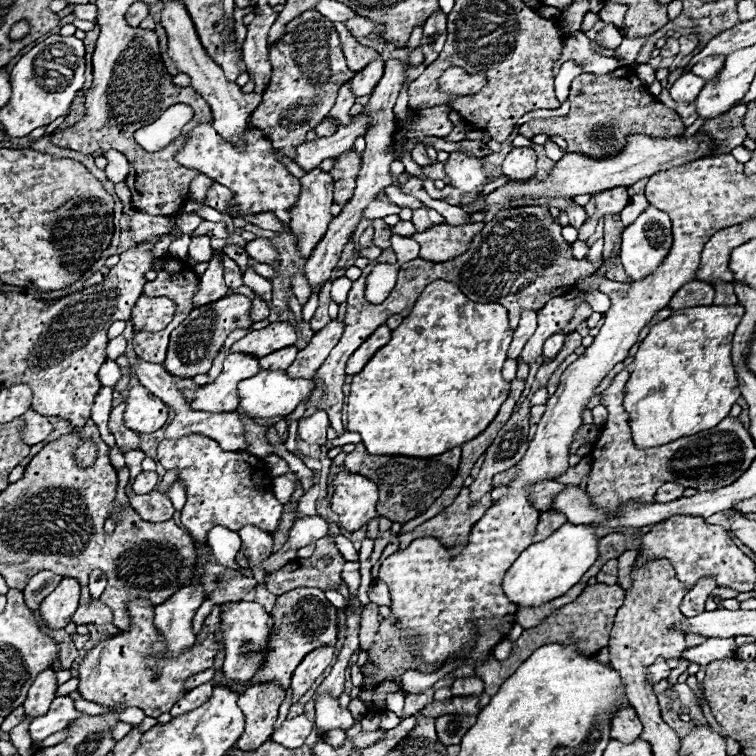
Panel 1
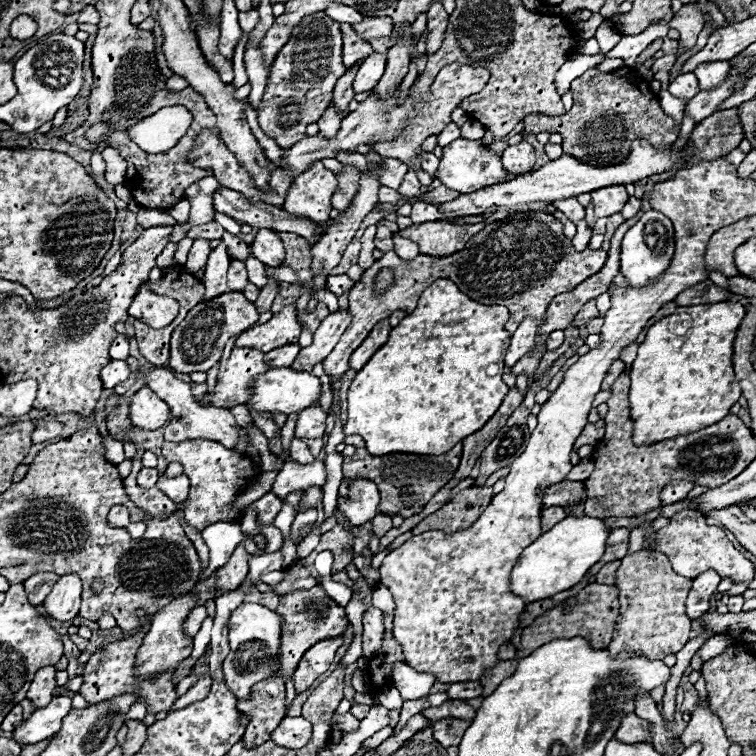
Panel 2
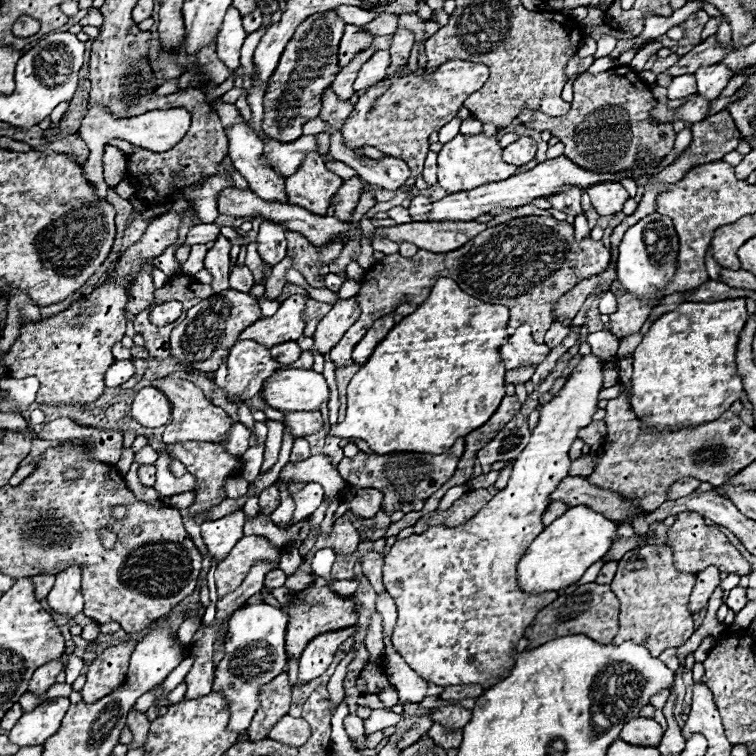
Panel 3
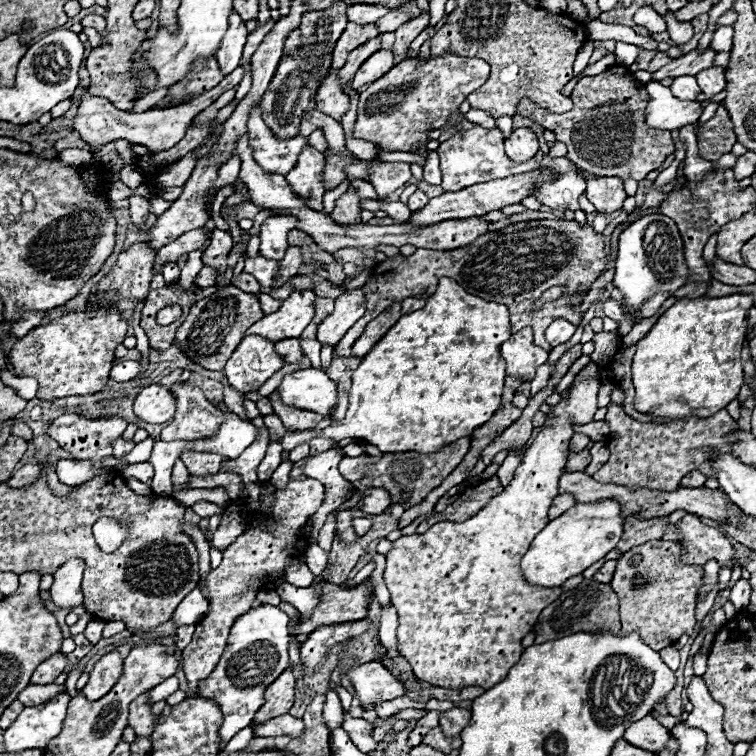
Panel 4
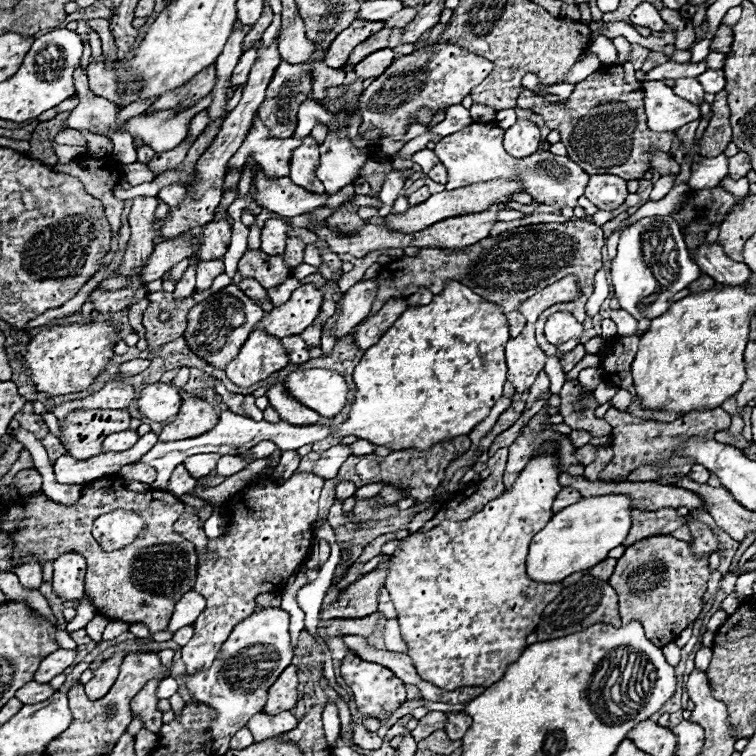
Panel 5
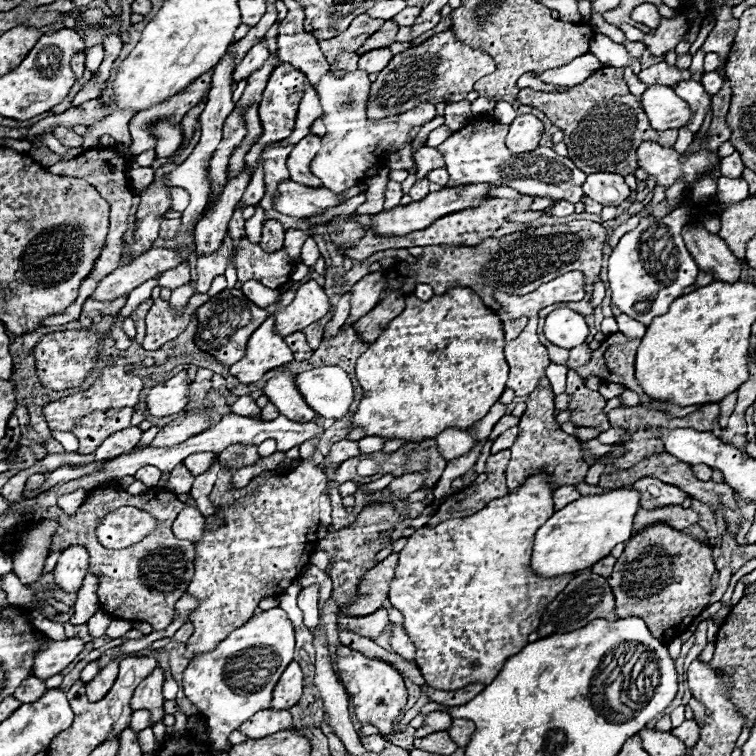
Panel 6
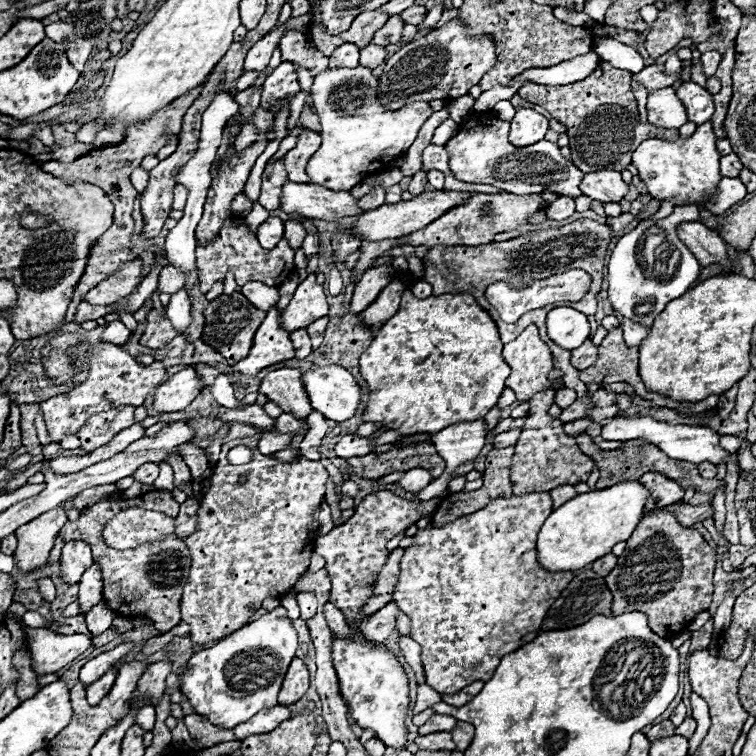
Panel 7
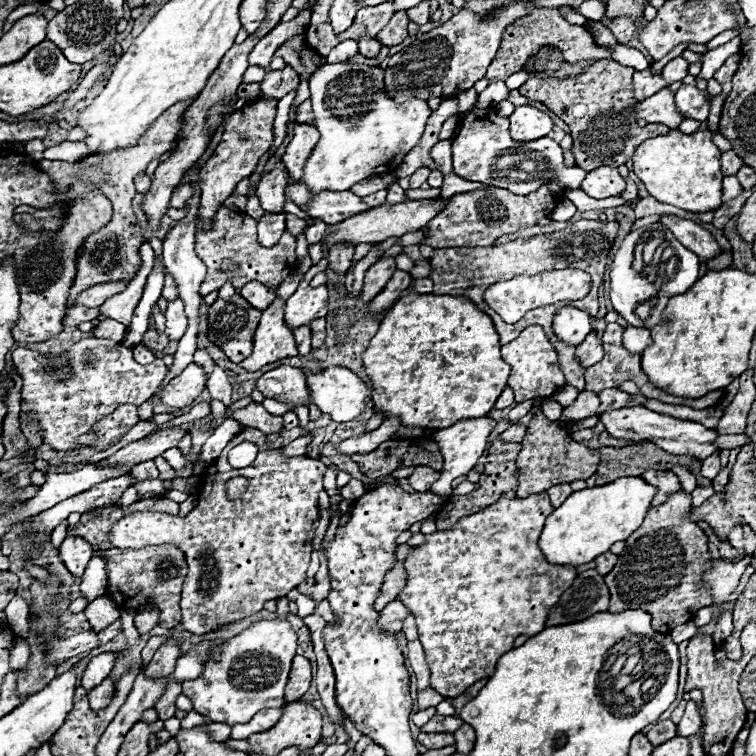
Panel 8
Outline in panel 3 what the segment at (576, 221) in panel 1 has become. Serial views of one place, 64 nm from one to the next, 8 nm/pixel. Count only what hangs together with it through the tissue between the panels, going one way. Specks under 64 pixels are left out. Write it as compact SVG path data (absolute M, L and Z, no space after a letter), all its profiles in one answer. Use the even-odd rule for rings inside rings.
M570 188L570 190L562 192L562 194L556 194L556 196L550 198L548 202L552 204L552 208L556 208L556 210L568 214L568 216L578 216L578 214L584 212L584 210L580 208L580 194L582 194L582 190Z

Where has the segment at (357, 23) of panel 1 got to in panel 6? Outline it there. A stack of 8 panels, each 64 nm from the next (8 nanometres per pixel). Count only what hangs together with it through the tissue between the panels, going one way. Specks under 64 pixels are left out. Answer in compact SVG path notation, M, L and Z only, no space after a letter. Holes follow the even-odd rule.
M406 6L400 14L394 16L392 22L398 22L398 26L412 26L414 20L418 18L418 14L420 14L420 8L418 6Z

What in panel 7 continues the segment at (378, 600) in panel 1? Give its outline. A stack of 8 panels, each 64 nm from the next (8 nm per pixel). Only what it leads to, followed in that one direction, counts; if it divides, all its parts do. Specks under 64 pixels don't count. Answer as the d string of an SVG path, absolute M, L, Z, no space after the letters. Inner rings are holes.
M400 636L400 642L398 642L398 648L404 656L404 660L410 664L410 668L414 670L416 674L416 680L418 684L424 684L424 668L422 668L422 662L420 662L420 646L410 638L410 636Z

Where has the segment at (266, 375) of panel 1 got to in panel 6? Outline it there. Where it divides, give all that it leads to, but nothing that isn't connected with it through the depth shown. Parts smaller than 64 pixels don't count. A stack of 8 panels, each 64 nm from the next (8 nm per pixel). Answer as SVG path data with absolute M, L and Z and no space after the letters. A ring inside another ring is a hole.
M320 366L296 374L296 388L306 404L324 418L342 418L354 400L354 386L338 366Z

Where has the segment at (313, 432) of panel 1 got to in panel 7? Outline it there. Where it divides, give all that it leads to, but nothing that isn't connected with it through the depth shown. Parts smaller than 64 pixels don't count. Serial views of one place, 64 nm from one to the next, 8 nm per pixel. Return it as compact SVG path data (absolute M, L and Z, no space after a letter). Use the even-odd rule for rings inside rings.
M280 368L270 372L260 384L260 394L266 394L270 402L276 402L282 408L282 412L292 414L298 420L308 418L312 412L302 386L302 372L296 368Z

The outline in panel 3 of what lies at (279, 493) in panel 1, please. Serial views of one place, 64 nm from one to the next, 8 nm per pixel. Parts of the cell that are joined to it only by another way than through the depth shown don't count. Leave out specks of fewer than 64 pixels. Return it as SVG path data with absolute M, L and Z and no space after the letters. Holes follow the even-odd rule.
M312 456L304 462L288 462L282 472L280 480L286 486L292 484L306 484L306 482L318 482L328 498L340 498L342 490L346 488L346 482L340 478L340 474L332 468L330 460L326 456Z

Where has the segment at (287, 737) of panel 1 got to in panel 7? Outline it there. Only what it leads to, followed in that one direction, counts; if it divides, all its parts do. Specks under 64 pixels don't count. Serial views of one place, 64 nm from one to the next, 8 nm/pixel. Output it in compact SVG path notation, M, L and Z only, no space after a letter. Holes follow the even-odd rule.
M274 706L274 708L266 708L260 710L258 714L254 714L254 718L250 718L244 724L238 724L234 728L234 734L242 740L246 736L254 736L254 734L268 734L270 730L278 728L282 722L286 722L290 718L290 710L286 706Z

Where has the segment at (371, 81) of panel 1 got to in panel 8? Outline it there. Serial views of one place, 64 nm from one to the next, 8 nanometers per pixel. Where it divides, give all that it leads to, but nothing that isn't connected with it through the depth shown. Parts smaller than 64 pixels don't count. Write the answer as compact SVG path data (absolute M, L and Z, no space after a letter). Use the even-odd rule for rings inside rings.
M362 38L360 40L360 54L366 56L366 58L378 56L380 54L380 48L382 48L382 44L376 38Z

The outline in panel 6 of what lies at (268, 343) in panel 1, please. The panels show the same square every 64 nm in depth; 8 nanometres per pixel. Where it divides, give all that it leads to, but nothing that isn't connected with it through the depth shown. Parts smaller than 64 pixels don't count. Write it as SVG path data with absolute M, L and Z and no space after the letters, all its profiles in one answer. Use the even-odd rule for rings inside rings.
M308 280L296 290L294 300L286 308L274 312L274 332L282 336L300 332L308 324L322 318L328 308L330 302L324 288L318 286L314 280Z

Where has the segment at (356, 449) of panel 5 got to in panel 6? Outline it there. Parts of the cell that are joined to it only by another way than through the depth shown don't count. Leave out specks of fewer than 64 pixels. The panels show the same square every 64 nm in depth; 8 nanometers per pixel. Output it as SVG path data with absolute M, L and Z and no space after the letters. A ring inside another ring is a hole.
M368 436L358 441L358 446L362 453L369 454L379 451L386 440L377 436Z

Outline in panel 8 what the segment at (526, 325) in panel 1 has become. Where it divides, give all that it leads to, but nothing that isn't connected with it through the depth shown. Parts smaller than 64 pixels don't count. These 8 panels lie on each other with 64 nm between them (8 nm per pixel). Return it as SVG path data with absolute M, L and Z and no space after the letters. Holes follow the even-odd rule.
M528 326L516 340L504 344L502 358L512 366L507 386L514 390L516 402L532 400L536 396L552 396L558 388L564 386L564 374L558 368L558 354L546 340L546 334L540 326Z

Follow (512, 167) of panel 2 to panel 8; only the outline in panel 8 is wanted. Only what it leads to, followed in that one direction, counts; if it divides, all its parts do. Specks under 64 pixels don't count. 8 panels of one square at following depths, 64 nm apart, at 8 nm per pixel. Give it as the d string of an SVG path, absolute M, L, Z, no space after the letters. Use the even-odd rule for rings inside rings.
M516 106L510 118L510 134L516 142L532 142L552 130L552 120L534 106Z

